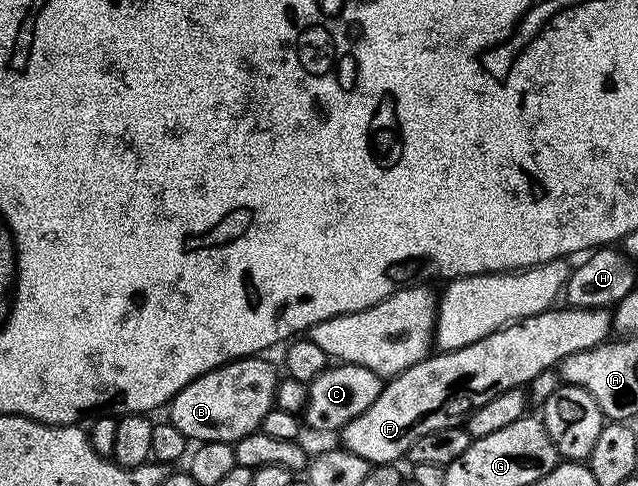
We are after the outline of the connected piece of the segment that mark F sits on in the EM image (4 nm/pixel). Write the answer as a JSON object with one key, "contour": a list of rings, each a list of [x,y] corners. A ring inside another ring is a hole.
{"contour":[[[575,306],[558,309],[521,318],[459,350],[431,353],[423,362],[394,375],[369,407],[342,427],[341,449],[356,452],[356,456],[364,456],[364,460],[376,466],[397,463],[397,458],[409,455],[420,436],[463,425],[472,408],[488,404],[500,392],[529,387],[540,372],[553,370],[562,359],[596,348],[611,337],[609,309],[585,310]]]}

